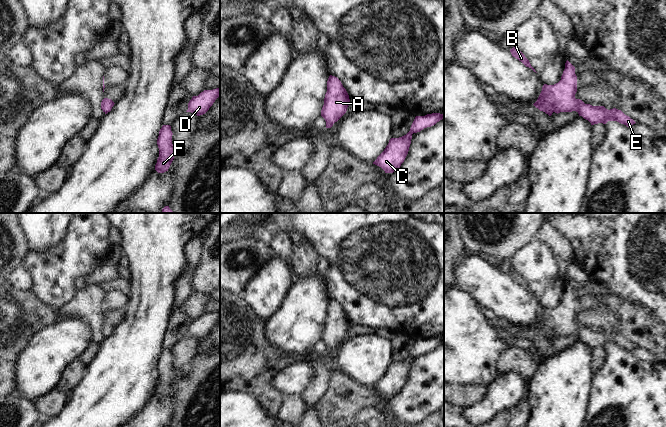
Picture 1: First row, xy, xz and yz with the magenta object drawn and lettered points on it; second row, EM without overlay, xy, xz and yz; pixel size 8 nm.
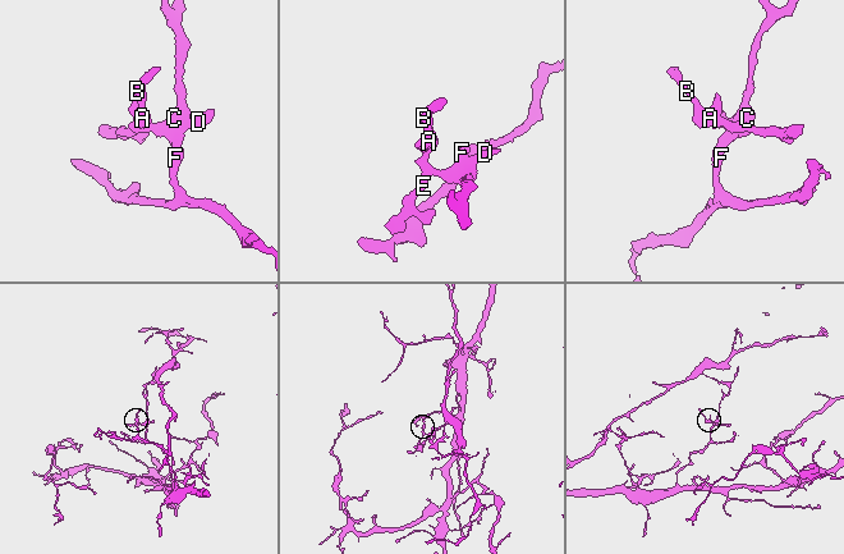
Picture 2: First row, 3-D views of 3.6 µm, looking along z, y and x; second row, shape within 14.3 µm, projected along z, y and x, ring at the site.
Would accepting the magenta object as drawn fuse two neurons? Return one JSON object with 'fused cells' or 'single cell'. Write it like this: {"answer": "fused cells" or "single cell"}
{"answer": "single cell"}

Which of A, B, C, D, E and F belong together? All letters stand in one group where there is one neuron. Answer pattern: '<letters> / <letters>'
A B C D E F

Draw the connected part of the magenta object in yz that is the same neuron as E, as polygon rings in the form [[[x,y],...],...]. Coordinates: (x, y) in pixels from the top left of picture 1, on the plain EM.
[[[567,284],[561,304],[554,309],[544,308],[537,325],[533,329],[549,340],[553,336],[558,338],[560,336],[576,335],[579,340],[588,344],[591,349],[617,345],[630,351],[636,347],[616,332],[608,334],[604,330],[585,328],[582,324],[575,322],[576,316],[577,300],[575,291]]]

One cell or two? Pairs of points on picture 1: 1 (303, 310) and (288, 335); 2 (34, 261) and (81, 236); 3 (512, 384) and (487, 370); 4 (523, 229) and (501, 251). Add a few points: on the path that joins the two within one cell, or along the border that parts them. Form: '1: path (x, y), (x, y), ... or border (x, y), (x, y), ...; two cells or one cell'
1: path (301, 316), (298, 324), (293, 329); one cell
2: path (46, 257), (64, 253), (69, 248); one cell
3: border (501, 374), (488, 387); two cells
4: path (518, 234), (506, 246); one cell

